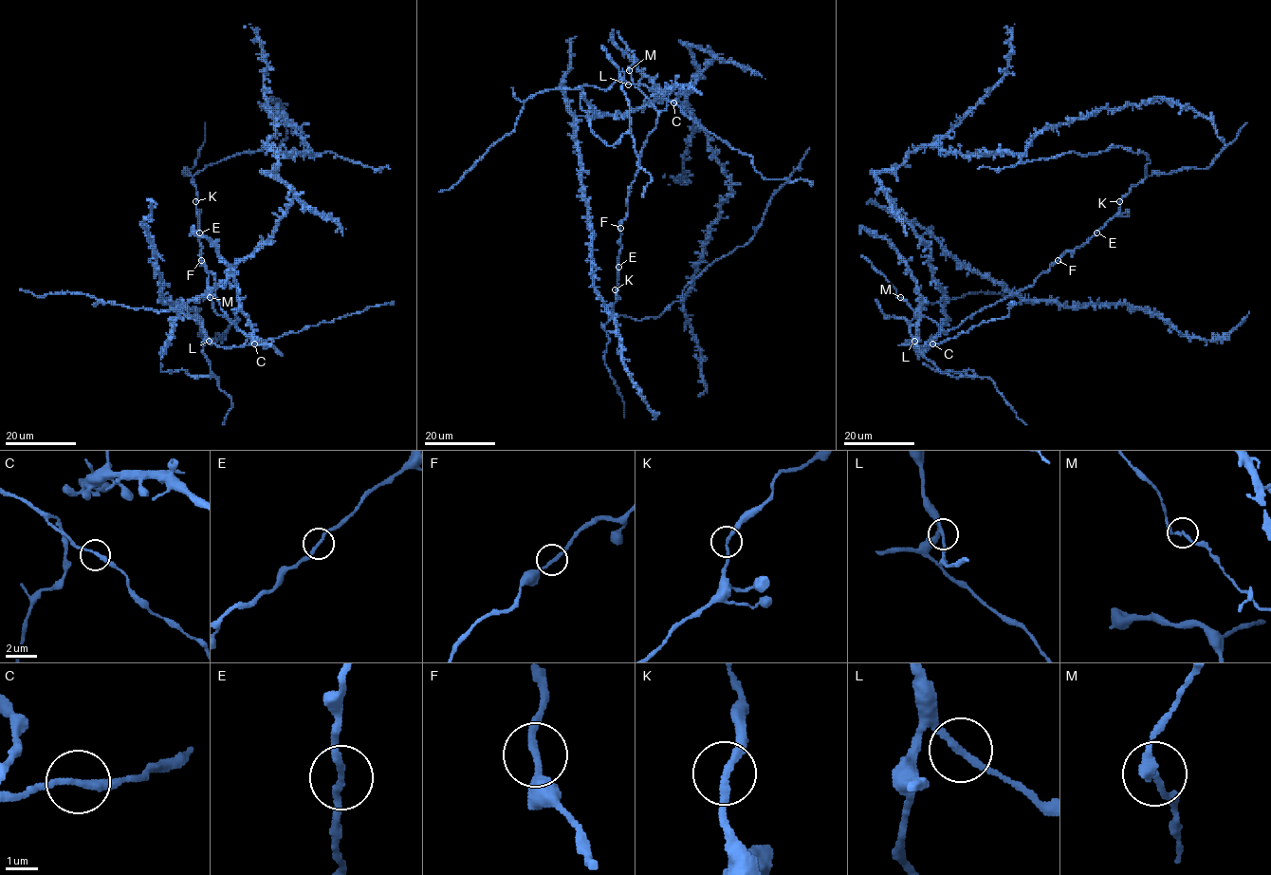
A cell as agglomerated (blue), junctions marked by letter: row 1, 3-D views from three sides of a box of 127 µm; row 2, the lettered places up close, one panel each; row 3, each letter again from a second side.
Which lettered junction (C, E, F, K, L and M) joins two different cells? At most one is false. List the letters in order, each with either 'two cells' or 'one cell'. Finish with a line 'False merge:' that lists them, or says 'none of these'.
C: one cell
E: one cell
F: one cell
K: one cell
L: one cell
M: one cell
False merge: none of these

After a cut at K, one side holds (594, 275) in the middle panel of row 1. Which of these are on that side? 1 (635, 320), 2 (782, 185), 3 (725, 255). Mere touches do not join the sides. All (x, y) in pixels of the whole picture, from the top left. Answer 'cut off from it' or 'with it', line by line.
1: cut off from it
2: cut off from it
3: cut off from it

